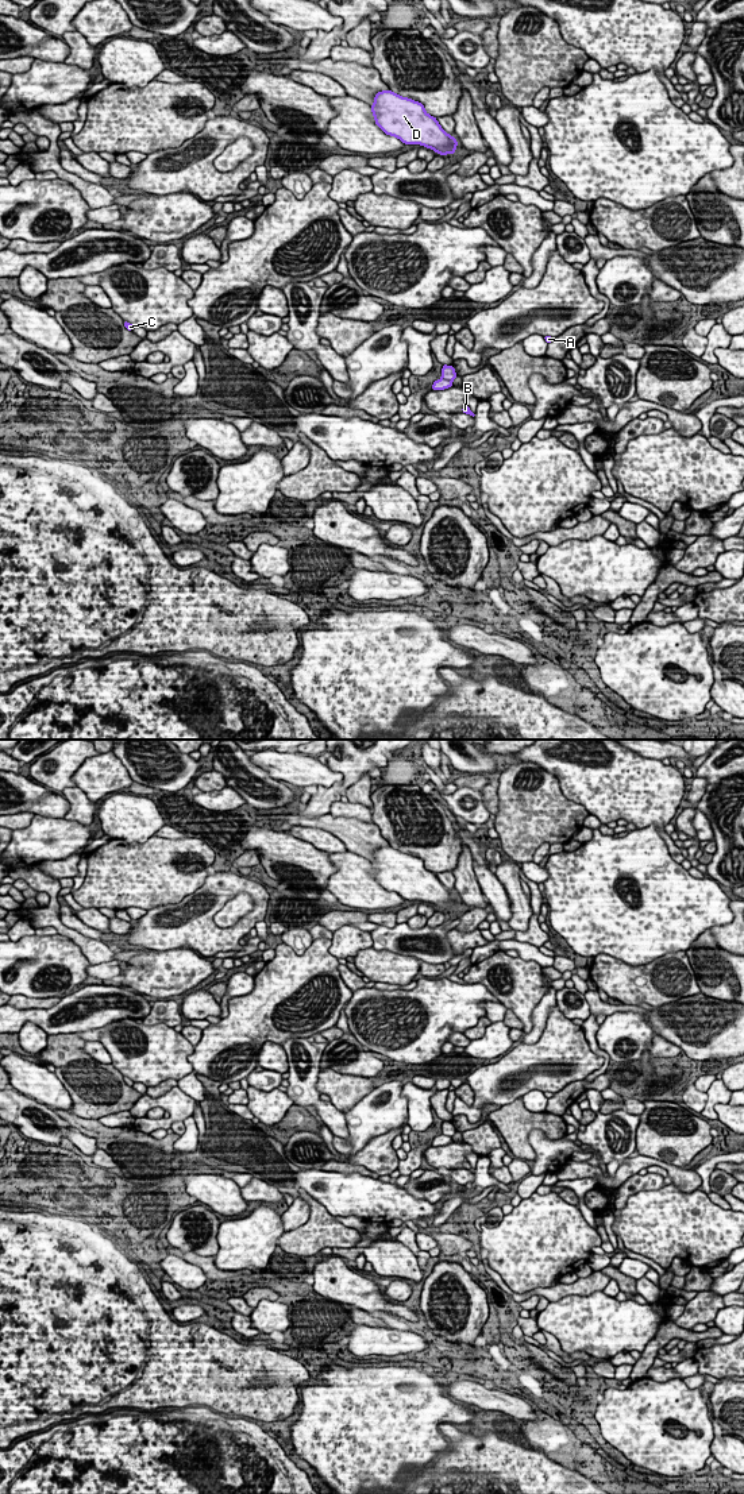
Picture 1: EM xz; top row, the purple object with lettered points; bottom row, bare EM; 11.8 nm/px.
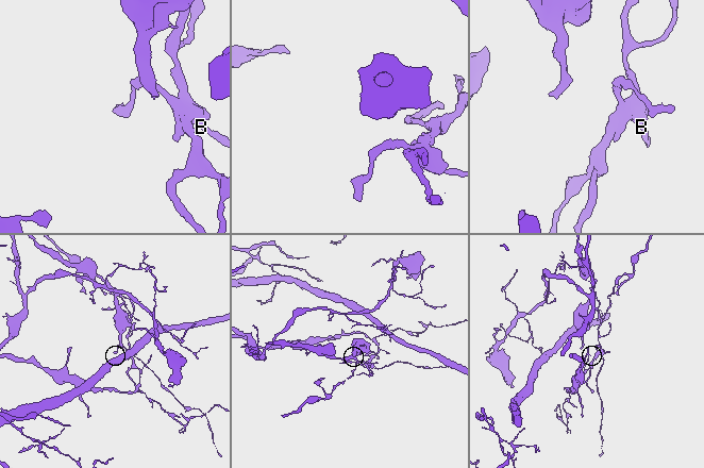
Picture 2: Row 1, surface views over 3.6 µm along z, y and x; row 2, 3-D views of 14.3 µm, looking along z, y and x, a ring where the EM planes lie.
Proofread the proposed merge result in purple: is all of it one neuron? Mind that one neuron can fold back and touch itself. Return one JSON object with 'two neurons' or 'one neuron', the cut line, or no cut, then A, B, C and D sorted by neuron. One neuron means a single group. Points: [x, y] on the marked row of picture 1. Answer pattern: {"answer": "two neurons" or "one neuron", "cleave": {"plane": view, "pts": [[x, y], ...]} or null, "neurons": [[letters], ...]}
{"answer": "two neurons", "cleave": {"plane": "xz", "pts": [[442, 377], [451, 382]]}, "neurons": [["A", "C", "D"], ["B"]]}

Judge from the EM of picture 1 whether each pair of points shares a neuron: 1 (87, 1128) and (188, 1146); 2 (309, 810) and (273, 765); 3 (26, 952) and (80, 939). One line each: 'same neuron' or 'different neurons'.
1: different neurons
2: different neurons
3: different neurons

